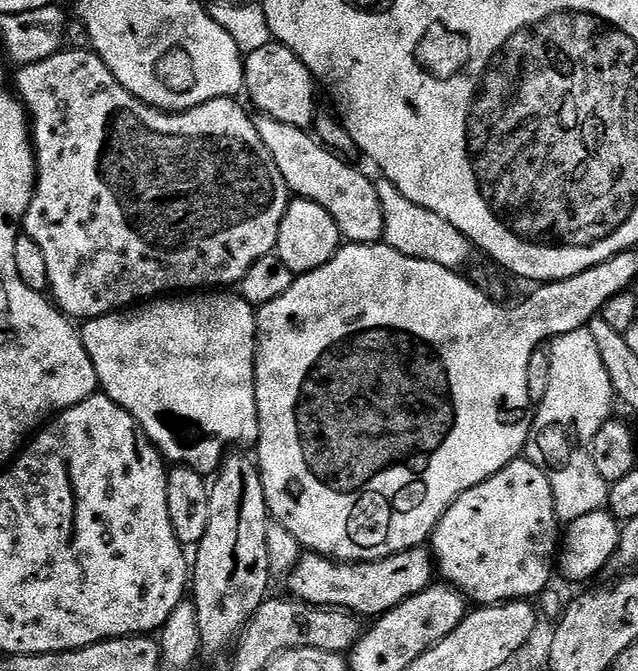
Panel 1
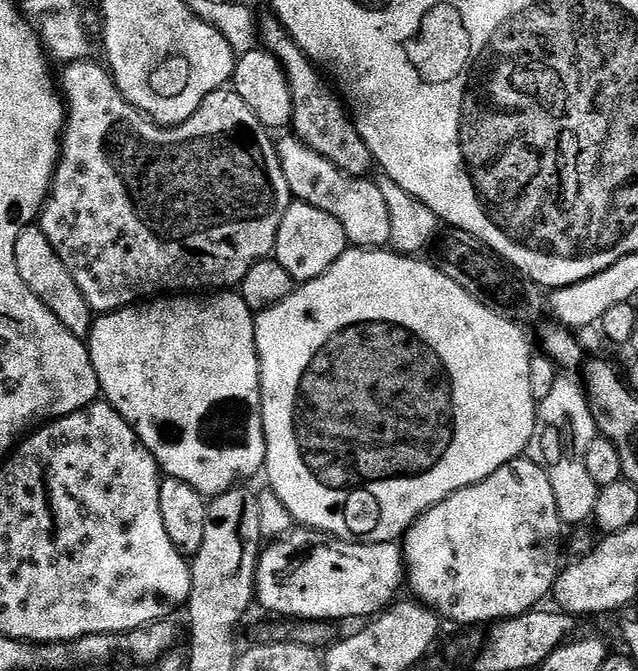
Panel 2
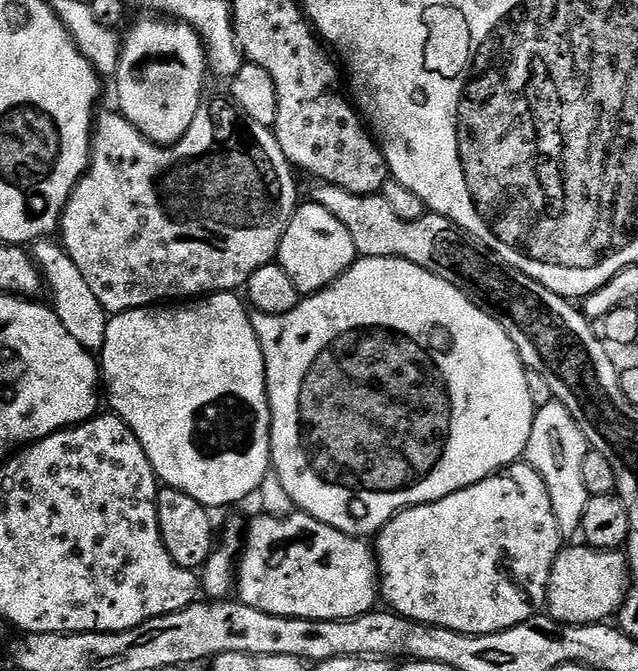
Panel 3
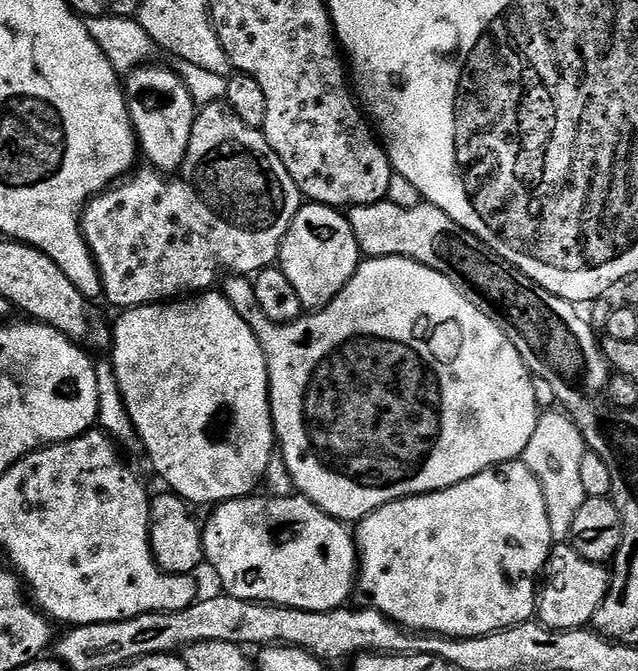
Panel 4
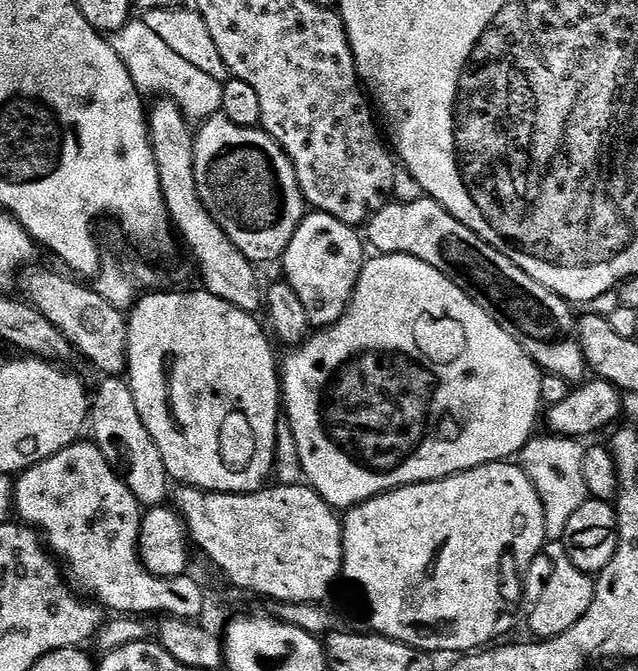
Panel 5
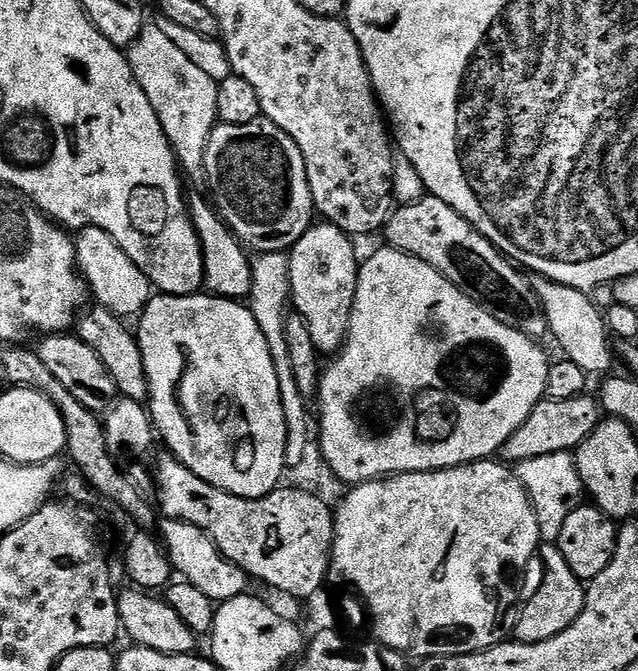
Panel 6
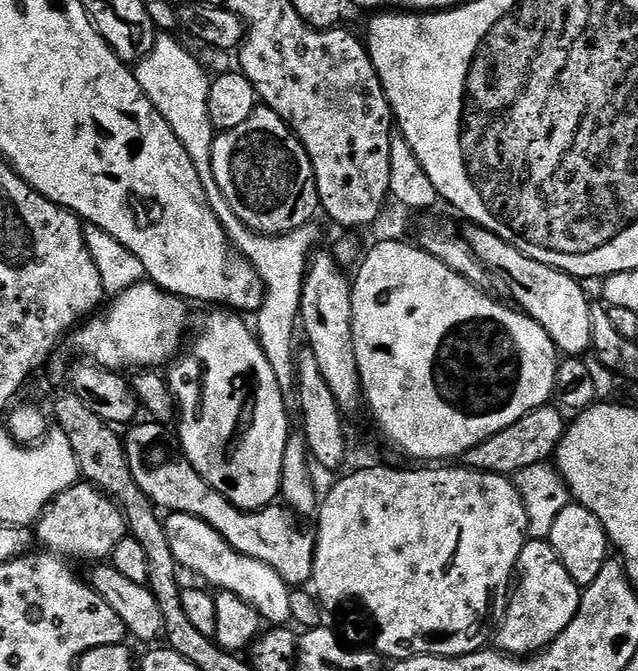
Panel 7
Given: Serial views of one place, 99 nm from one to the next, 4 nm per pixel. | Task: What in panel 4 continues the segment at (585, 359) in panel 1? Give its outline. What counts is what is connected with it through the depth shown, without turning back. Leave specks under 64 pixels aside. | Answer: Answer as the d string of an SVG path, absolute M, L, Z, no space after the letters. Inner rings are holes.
M548 410L541 415L540 420L534 426L534 435L530 437L530 443L522 457L524 465L538 478L542 486L542 494L546 498L546 514L550 517L550 534L553 545L565 543L572 535L574 517L578 510L582 510L582 502L588 499L586 486L582 486L582 458L586 451L586 445L578 426L572 421L571 416L560 410Z

